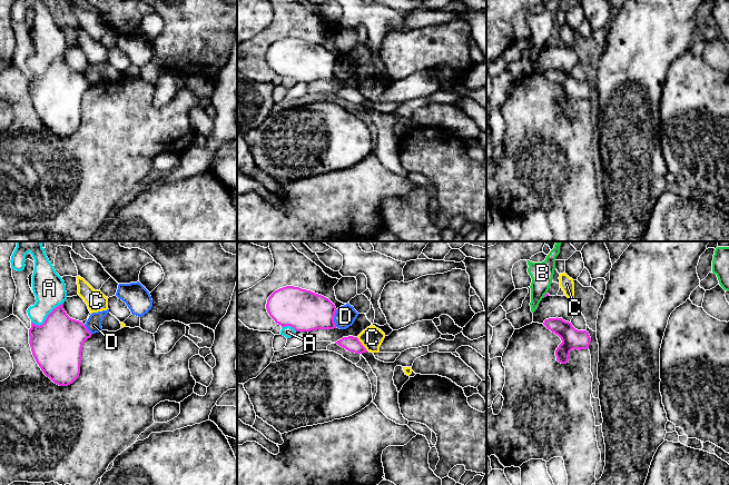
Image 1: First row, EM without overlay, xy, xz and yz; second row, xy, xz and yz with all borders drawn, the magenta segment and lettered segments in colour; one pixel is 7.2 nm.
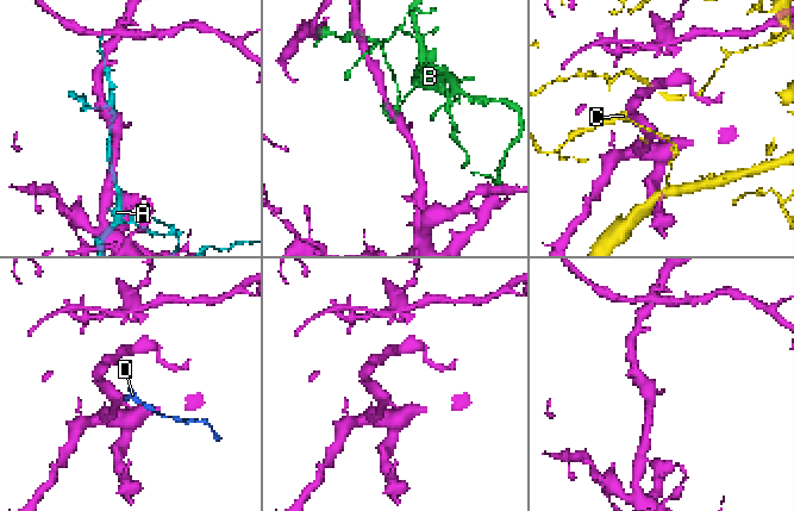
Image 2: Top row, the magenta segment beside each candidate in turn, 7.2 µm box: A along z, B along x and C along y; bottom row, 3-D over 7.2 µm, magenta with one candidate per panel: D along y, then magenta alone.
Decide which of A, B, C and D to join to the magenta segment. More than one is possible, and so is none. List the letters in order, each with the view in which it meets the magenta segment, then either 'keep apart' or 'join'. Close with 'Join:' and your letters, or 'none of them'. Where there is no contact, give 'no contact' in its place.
A: xy | keep apart
B: yz | keep apart
C: xz | keep apart
D: xz | keep apart
Join: none of them

